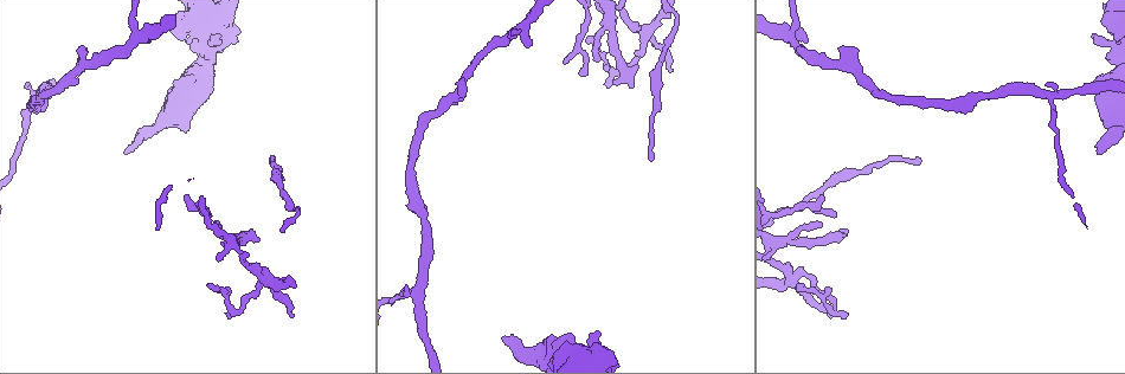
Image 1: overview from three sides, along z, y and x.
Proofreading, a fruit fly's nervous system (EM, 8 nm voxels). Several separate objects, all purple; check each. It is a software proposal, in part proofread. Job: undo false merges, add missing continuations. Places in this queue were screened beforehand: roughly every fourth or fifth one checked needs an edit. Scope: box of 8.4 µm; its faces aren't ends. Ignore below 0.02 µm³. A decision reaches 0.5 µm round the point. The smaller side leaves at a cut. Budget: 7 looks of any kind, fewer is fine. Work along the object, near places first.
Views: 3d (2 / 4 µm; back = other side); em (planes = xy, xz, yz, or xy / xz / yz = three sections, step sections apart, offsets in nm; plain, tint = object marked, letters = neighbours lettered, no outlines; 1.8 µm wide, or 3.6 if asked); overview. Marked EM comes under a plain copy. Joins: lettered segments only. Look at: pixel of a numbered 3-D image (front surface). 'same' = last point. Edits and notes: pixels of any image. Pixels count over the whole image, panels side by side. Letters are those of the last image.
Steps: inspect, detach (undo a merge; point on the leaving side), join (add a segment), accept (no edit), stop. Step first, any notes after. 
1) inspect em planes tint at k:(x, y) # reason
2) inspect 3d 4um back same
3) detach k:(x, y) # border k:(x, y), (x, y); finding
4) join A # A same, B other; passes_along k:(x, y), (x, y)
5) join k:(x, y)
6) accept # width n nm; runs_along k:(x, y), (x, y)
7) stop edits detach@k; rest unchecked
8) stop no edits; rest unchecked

inspect 3d 4um back at 1:(262, 282) # three-way junction

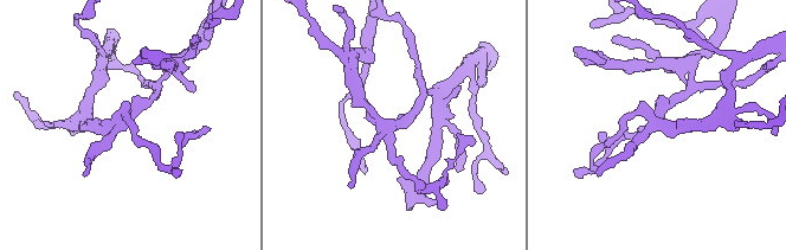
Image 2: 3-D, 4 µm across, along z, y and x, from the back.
inspect em planes letters at 2:(391, 129)

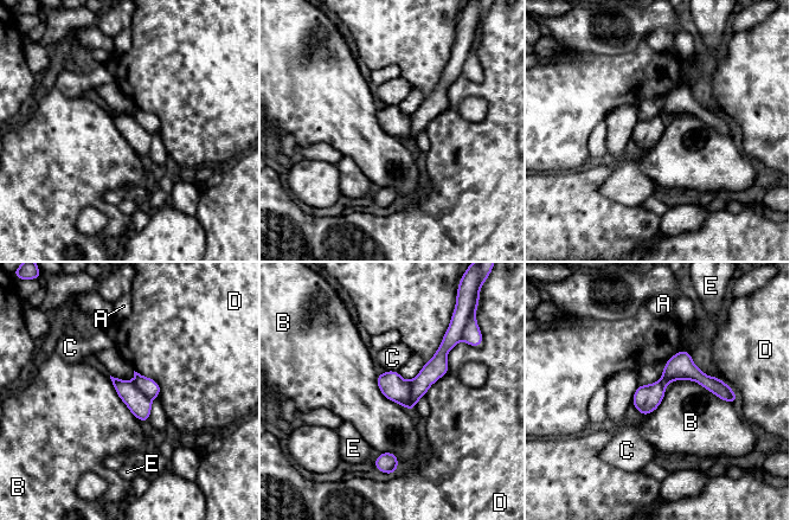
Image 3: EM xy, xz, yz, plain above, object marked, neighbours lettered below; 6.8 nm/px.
detach 3:(434, 370) # A other, B other, C other, D other, E other; part_leaving 3:(668, 364), (693, 372), (729, 398); two neurons meet here

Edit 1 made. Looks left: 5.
inspect overview

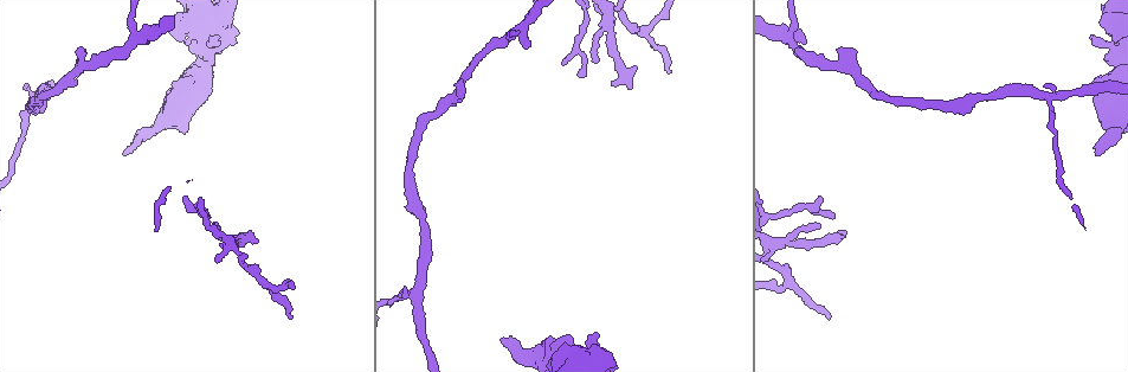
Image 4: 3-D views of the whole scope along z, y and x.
inspect 3d 4um at 4:(139, 36)

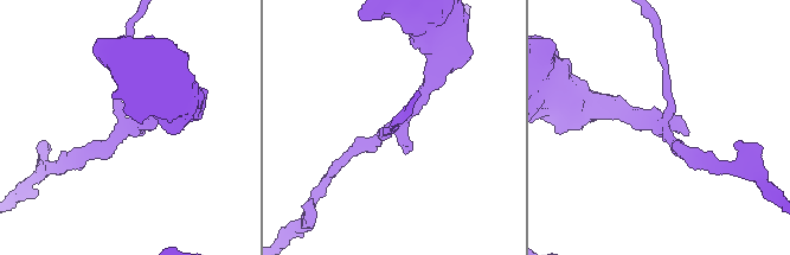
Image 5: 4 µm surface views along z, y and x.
inspect em yz step 4 letters at 5:(126, 122) # arms 3

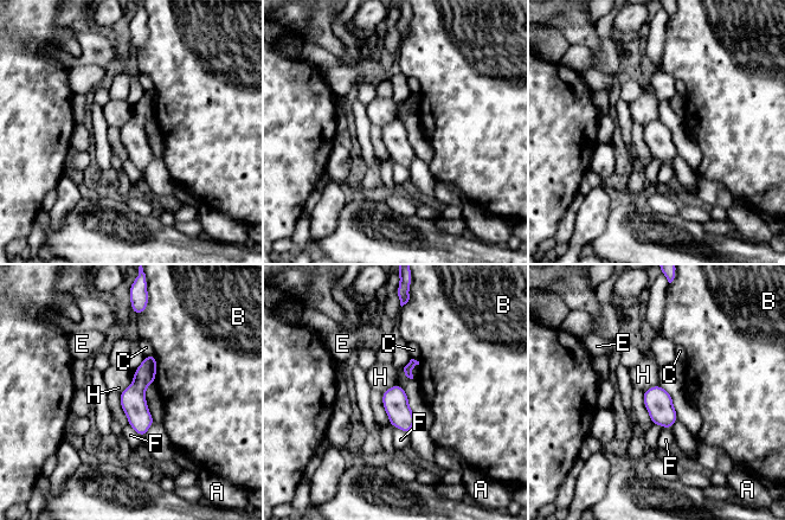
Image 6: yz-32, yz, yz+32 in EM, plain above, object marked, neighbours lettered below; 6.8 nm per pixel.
accept # A other, B other, C other, E other, F other, H other; runs_along 6:(152, 358), (139, 384), (141, 432); all the same neuron

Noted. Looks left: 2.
stop edits detach@3; rest unchecked

